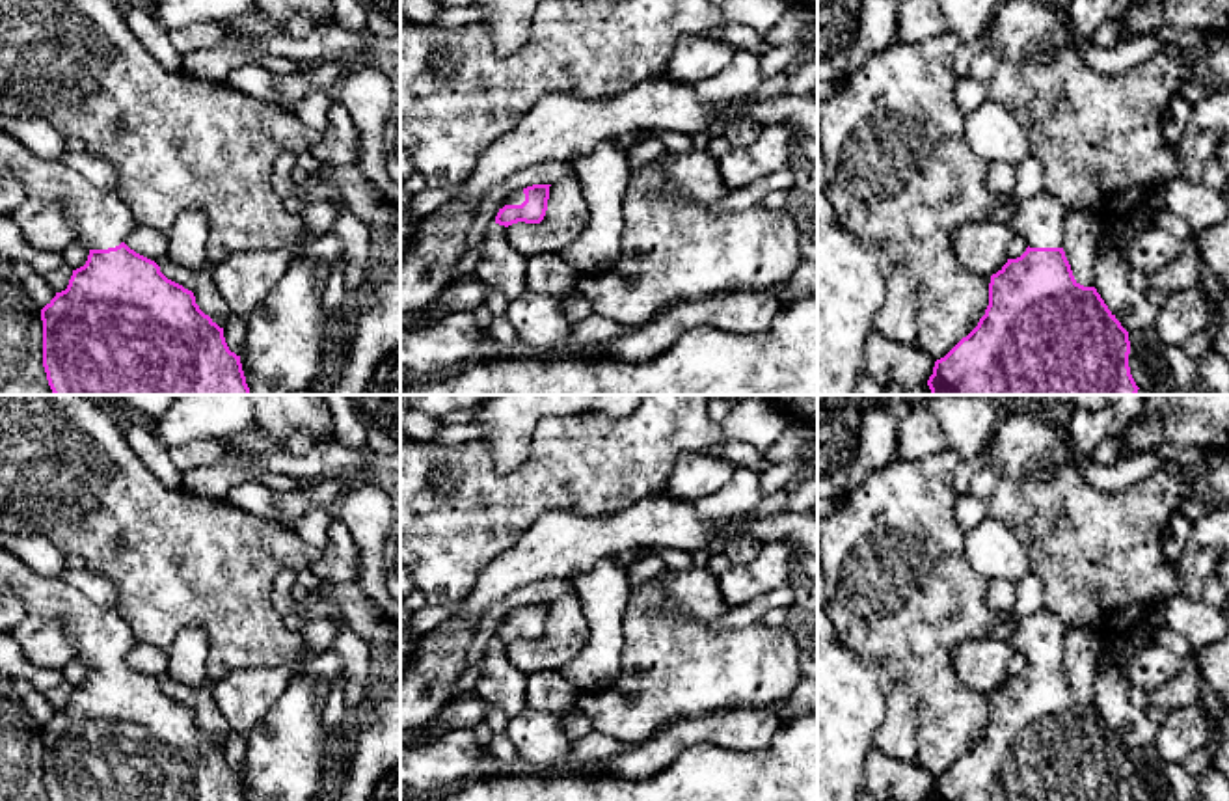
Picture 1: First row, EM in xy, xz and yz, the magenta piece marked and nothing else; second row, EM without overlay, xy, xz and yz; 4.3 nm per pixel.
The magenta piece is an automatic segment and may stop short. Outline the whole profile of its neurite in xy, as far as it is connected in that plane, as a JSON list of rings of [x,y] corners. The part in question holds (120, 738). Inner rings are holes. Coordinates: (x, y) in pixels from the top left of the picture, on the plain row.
[[[0,548],[0,591],[13,591],[28,615],[65,620],[71,626],[76,659],[89,667],[84,684],[73,687],[65,708],[41,726],[43,784],[48,801],[246,801],[240,773],[229,767],[220,745],[196,721],[192,708],[168,697],[160,684],[125,661],[136,639],[130,626],[108,607],[89,600],[60,577],[45,577]]]

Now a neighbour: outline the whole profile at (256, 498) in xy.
[[[240,482],[229,488],[225,499],[259,518],[281,522],[279,510],[272,503],[274,490],[264,482]]]

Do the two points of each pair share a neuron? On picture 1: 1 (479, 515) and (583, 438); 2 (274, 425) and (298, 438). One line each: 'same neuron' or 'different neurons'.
1: same neuron
2: different neurons

